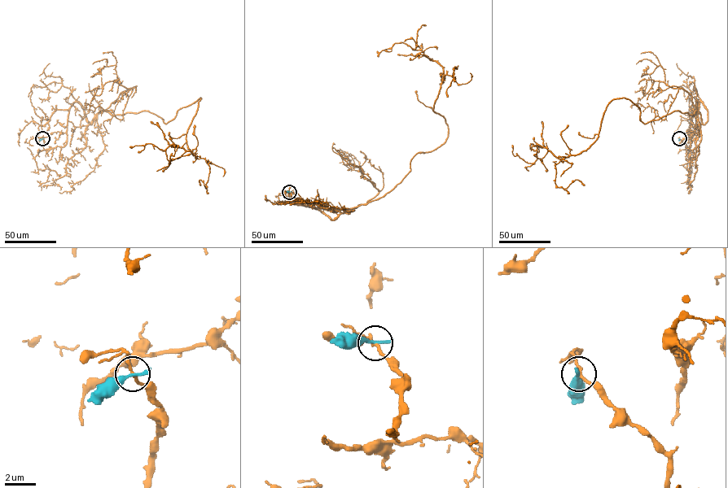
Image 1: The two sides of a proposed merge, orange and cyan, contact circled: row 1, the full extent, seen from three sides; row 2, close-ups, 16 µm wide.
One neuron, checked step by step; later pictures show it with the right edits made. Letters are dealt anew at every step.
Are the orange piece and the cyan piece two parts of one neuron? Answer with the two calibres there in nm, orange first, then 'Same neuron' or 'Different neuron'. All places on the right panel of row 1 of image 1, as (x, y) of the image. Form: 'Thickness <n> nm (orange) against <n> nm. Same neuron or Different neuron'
Thickness 190 nm (orange) against 280 nm. Different neuron

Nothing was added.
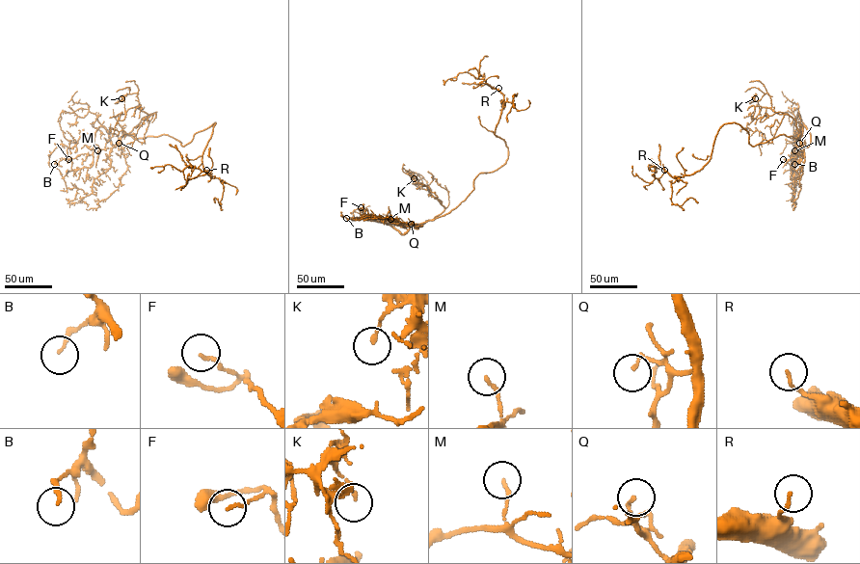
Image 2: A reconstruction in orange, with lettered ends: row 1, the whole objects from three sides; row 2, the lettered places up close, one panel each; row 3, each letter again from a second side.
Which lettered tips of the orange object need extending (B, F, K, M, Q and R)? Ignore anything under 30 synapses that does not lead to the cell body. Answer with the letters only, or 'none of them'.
M

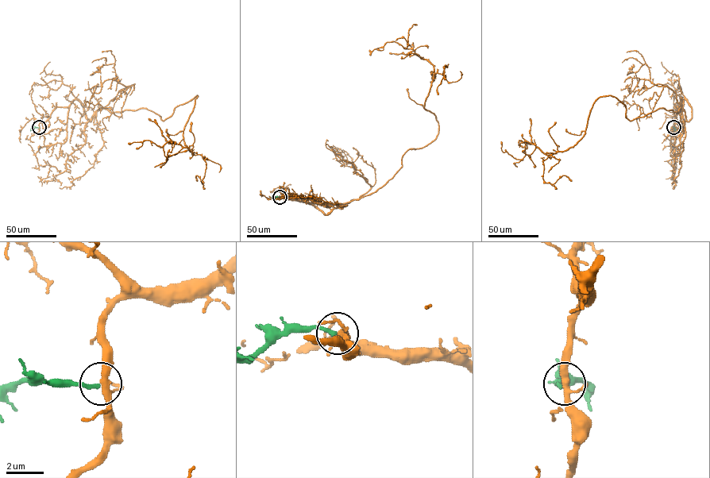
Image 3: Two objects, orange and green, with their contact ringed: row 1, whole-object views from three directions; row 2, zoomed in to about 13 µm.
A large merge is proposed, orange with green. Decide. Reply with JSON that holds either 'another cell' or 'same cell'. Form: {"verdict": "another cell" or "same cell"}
{"verdict": "same cell"}

